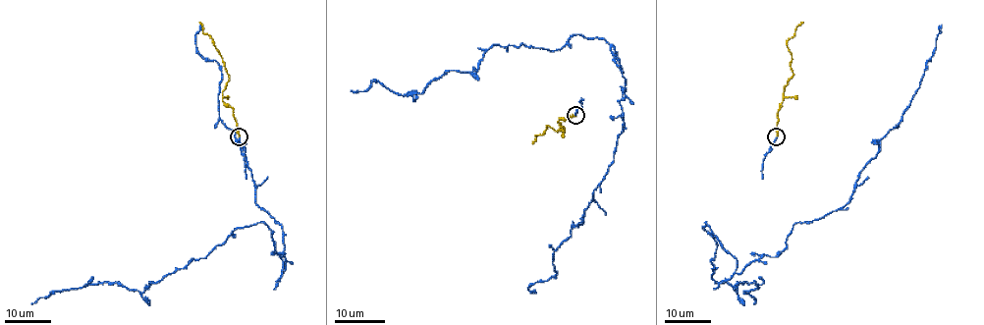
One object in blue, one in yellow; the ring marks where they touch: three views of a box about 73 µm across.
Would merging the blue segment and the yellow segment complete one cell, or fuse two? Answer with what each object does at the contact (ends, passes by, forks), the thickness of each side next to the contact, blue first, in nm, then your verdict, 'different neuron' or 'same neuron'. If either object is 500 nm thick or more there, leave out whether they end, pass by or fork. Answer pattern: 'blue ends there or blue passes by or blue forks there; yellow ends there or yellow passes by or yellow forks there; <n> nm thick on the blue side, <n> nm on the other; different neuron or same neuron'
blue ends there; yellow ends there; 140 nm thick on the blue side, 200 nm on the other; same neuron

